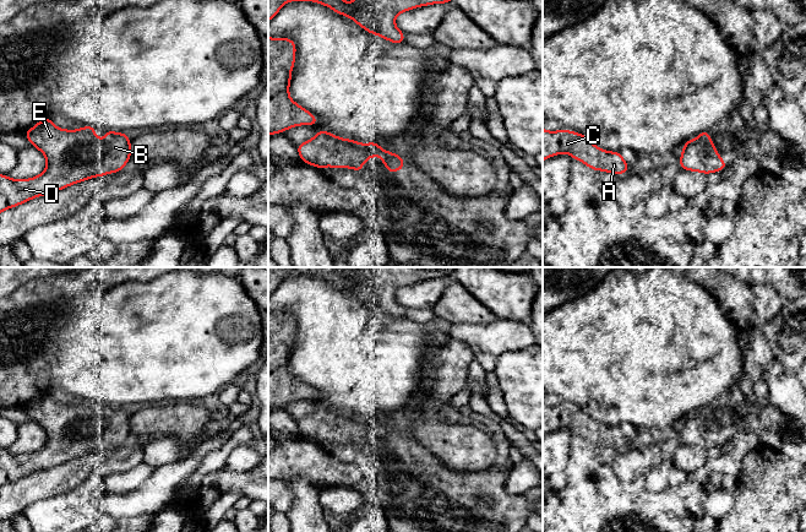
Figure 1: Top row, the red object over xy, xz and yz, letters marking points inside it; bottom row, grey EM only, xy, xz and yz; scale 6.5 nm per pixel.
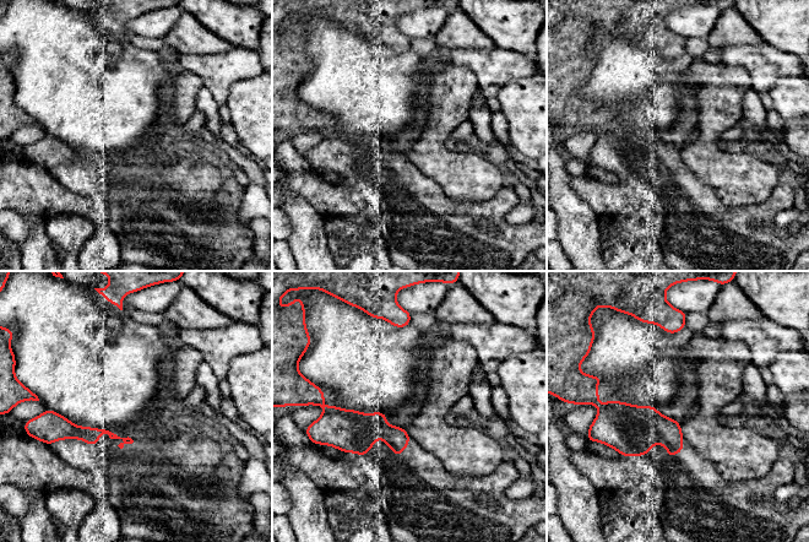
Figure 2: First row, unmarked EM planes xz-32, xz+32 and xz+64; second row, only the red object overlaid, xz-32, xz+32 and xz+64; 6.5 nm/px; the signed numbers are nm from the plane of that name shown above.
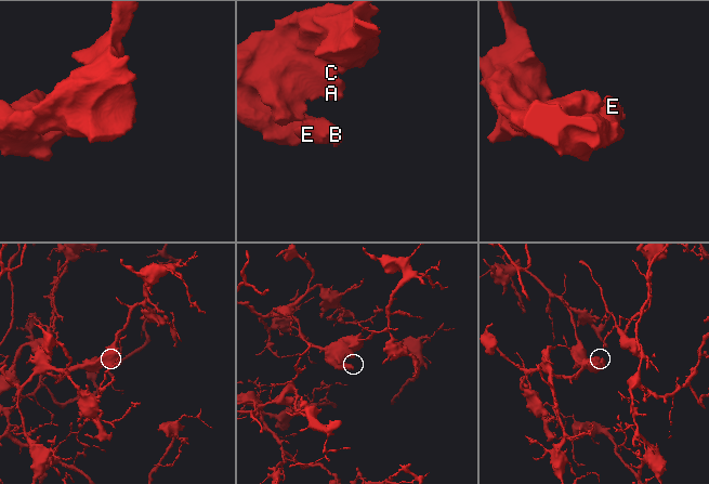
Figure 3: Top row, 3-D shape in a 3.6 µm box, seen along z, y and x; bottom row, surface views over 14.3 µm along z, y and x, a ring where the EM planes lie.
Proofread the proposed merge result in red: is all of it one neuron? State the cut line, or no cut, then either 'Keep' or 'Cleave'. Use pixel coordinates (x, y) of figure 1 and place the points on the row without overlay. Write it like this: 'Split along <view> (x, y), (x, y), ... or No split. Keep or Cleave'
No split. Keep

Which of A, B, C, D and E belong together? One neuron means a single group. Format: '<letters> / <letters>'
A B C D E

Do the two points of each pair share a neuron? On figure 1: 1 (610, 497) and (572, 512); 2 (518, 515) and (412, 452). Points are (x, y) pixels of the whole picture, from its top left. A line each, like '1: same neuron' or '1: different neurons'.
1: same neuron
2: same neuron

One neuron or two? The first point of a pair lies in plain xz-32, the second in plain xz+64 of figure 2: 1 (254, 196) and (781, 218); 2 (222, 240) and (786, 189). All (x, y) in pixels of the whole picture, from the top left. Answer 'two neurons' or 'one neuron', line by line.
1: one neuron
2: one neuron

